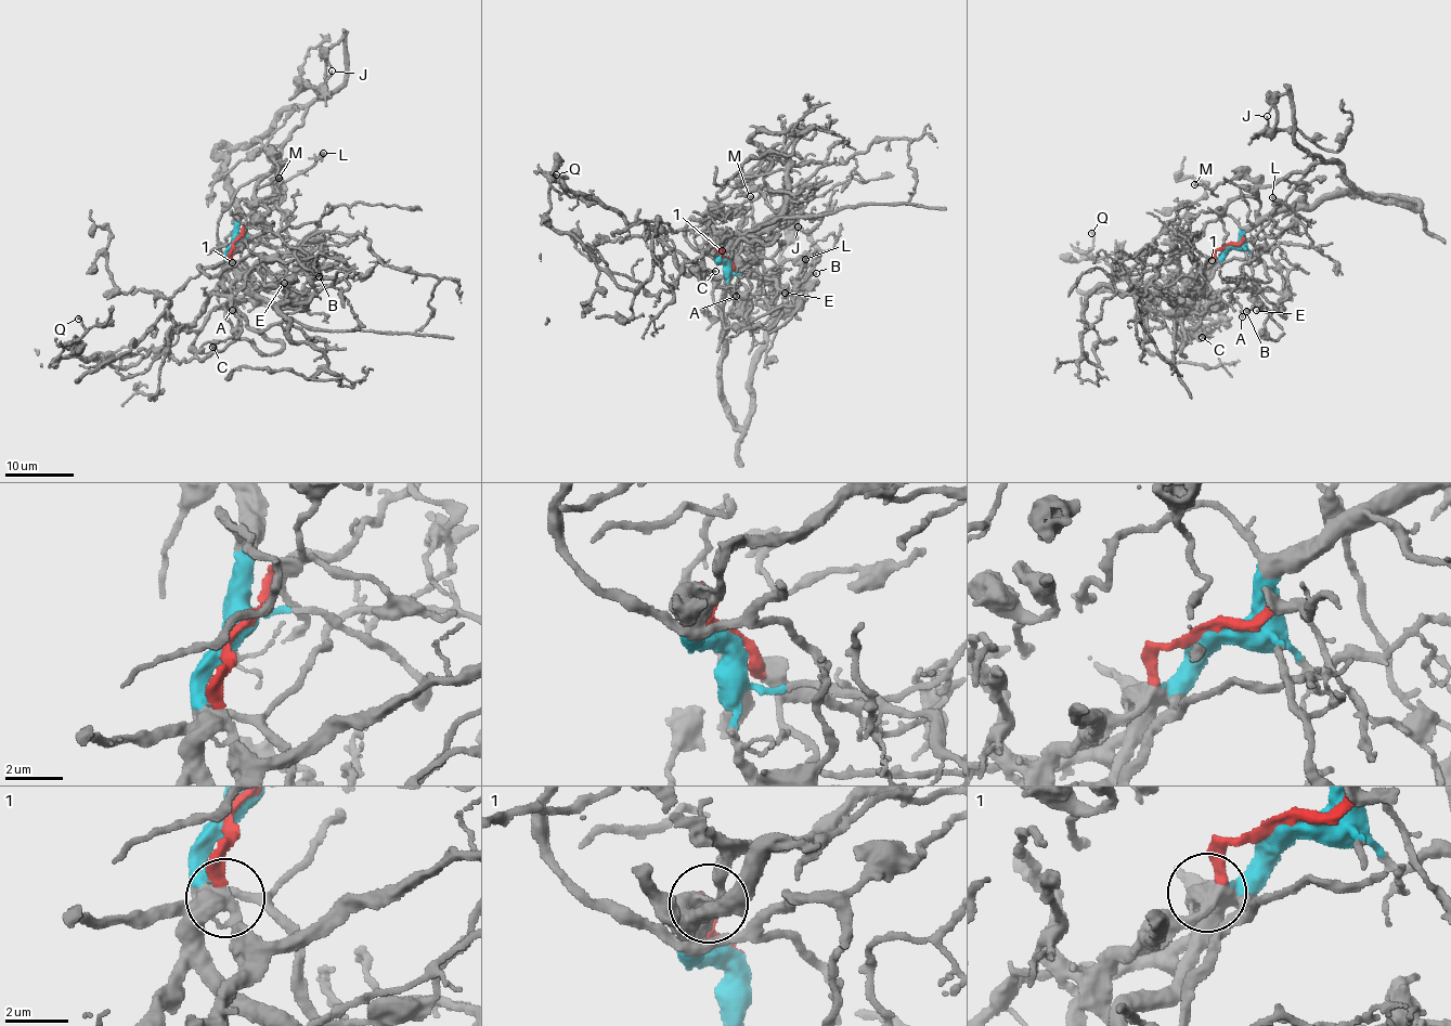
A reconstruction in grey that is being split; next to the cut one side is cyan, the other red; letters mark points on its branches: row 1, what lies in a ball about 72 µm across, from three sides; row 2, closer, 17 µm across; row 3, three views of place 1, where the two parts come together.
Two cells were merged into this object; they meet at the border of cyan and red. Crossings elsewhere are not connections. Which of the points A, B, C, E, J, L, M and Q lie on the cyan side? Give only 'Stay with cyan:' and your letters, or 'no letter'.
Stay with cyan: J, M

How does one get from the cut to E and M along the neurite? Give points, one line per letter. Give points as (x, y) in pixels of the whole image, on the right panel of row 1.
E: (1227, 246), (1246, 239), (1260, 260), (1282, 275), (1287, 296), (1272, 311), (1256, 310)
M: (1229, 246), (1259, 219), (1260, 206), (1252, 192), (1255, 184), (1242, 178), (1219, 181), (1210, 190), (1193, 184)

